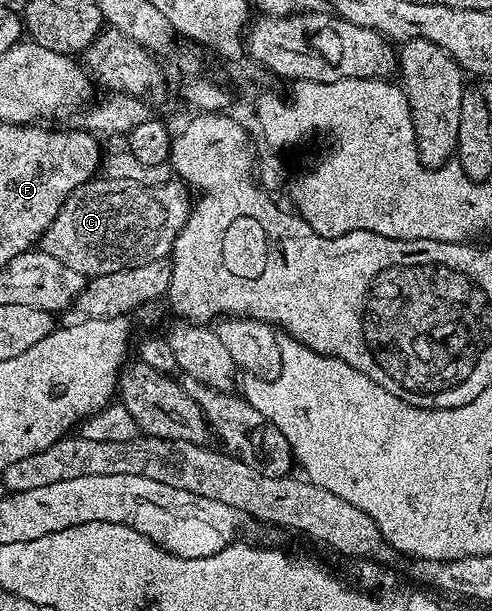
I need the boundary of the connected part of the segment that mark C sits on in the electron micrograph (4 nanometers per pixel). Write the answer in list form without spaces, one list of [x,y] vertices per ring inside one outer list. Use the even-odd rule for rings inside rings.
[[[94,178],[66,198],[59,214],[55,214],[55,222],[51,222],[42,234],[39,248],[87,278],[115,274],[115,270],[131,270],[131,266],[164,260],[172,253],[173,243],[187,222],[190,207],[190,189],[180,182],[143,186],[143,182],[131,182],[131,178]]]

